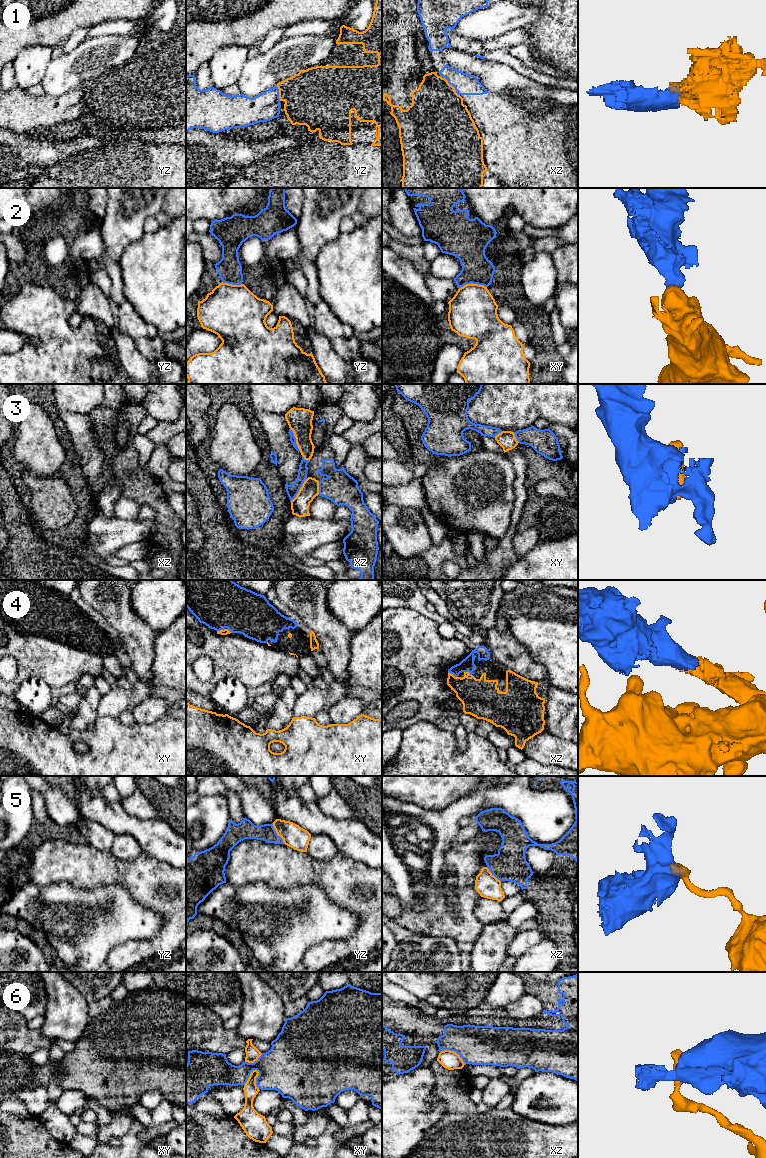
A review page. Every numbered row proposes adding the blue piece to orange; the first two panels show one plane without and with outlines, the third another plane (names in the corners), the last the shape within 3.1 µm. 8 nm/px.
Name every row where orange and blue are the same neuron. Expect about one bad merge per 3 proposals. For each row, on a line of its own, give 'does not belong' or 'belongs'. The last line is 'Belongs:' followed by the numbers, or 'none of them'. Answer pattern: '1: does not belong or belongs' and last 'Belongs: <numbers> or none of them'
1: does not belong
2: does not belong
3: does not belong
4: belongs
5: does not belong
6: does not belong
Belongs: 4

